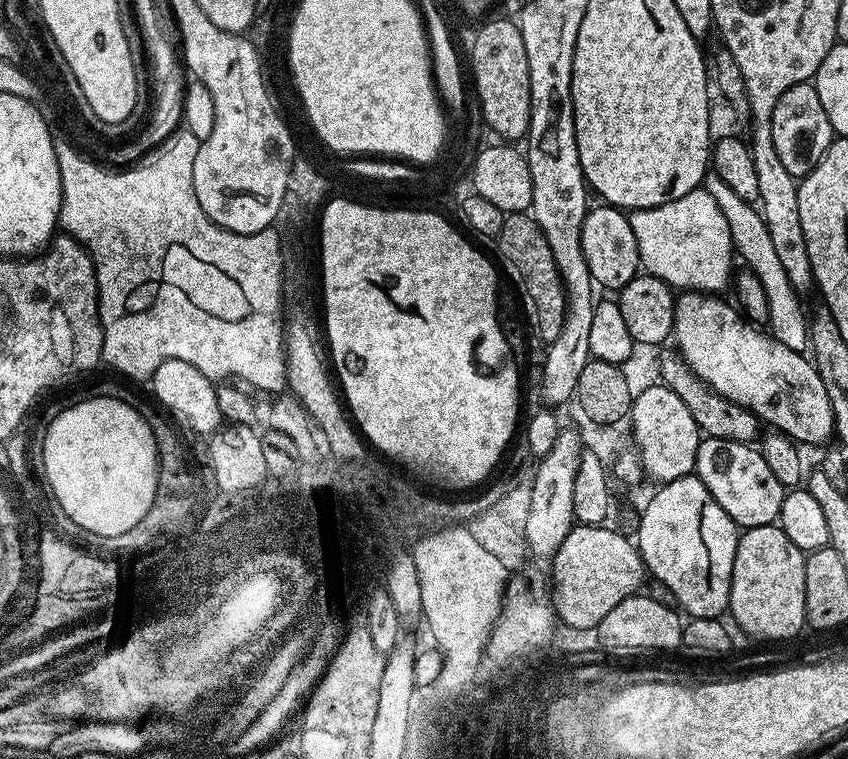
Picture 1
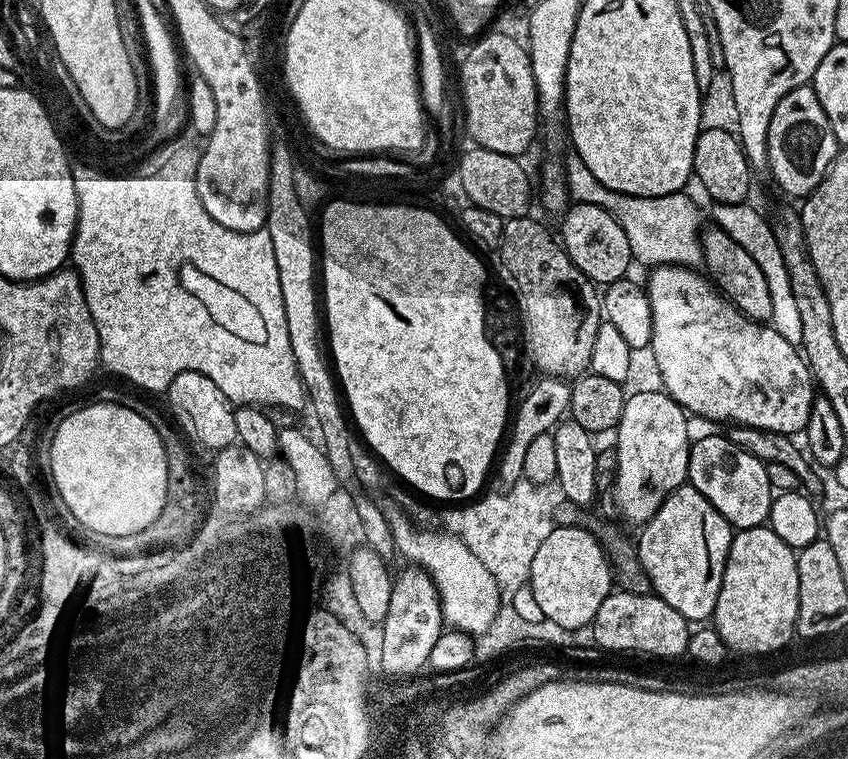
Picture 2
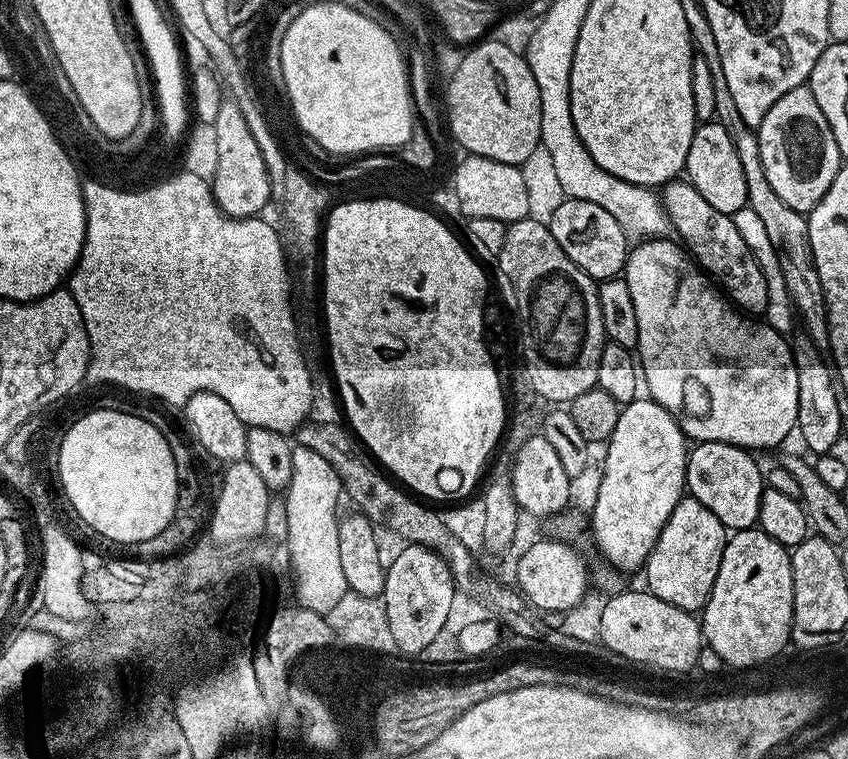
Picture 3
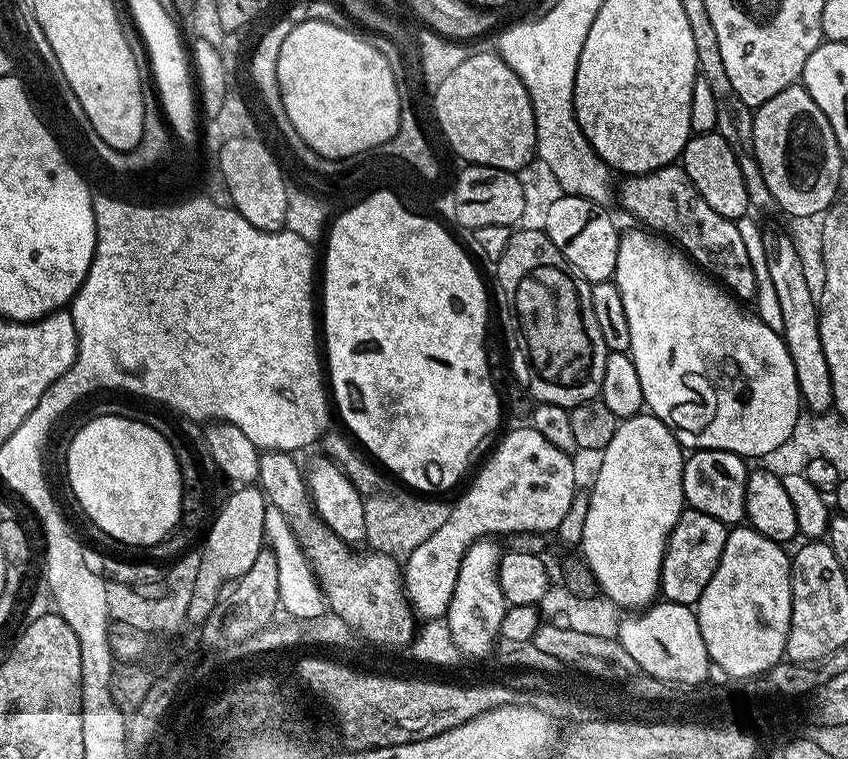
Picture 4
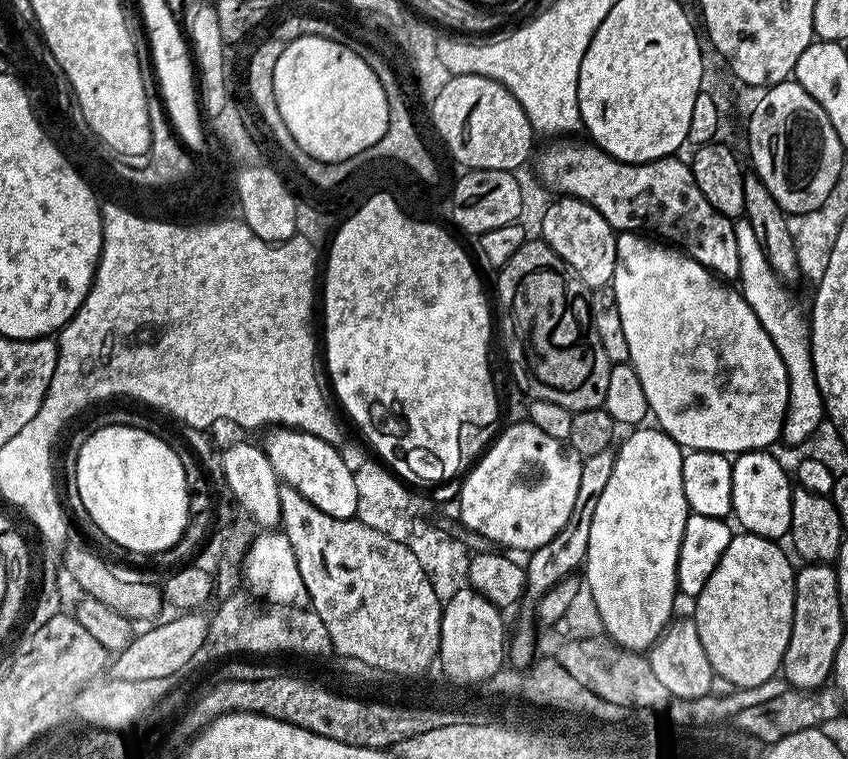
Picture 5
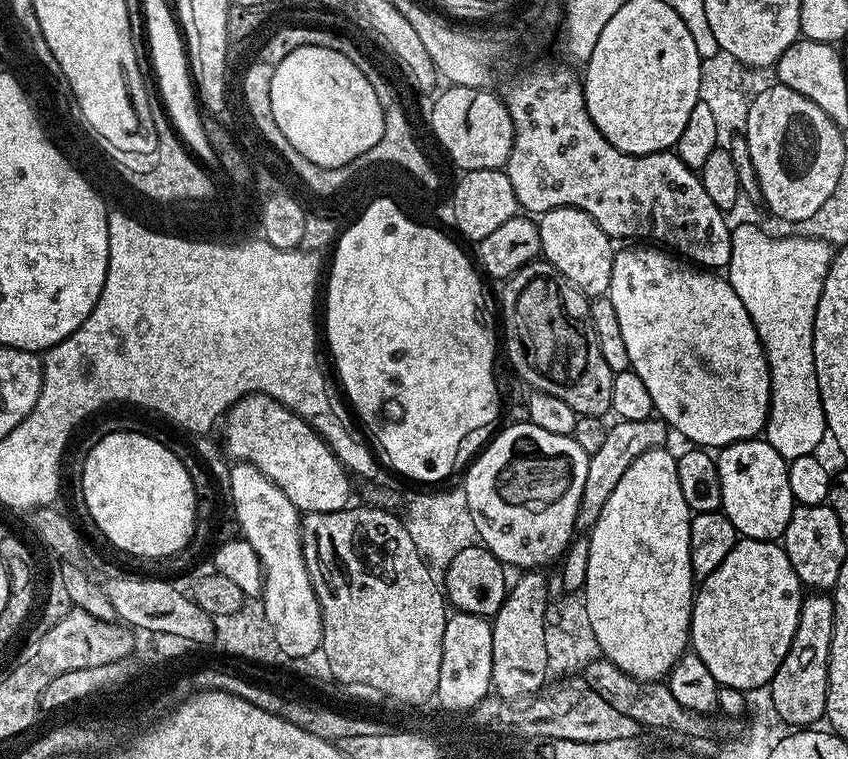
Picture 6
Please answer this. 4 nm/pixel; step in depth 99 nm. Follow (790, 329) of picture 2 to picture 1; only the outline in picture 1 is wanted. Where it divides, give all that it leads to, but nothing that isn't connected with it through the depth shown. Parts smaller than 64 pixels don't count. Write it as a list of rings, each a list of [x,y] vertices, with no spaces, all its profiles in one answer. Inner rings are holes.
[[[709,171],[705,175],[703,188],[712,195],[714,202],[722,209],[722,215],[726,218],[726,226],[730,226],[732,246],[737,257],[745,260],[747,271],[753,272],[762,282],[762,290],[766,290],[766,302],[770,302],[770,314],[767,327],[770,335],[782,346],[790,346],[790,350],[807,353],[810,345],[808,342],[809,317],[804,316],[804,308],[800,305],[801,297],[790,286],[790,278],[786,278],[786,270],[782,270],[782,261],[778,259],[778,253],[774,250],[774,241],[770,238],[770,230],[766,230],[764,217],[749,201],[738,198],[718,174]]]

